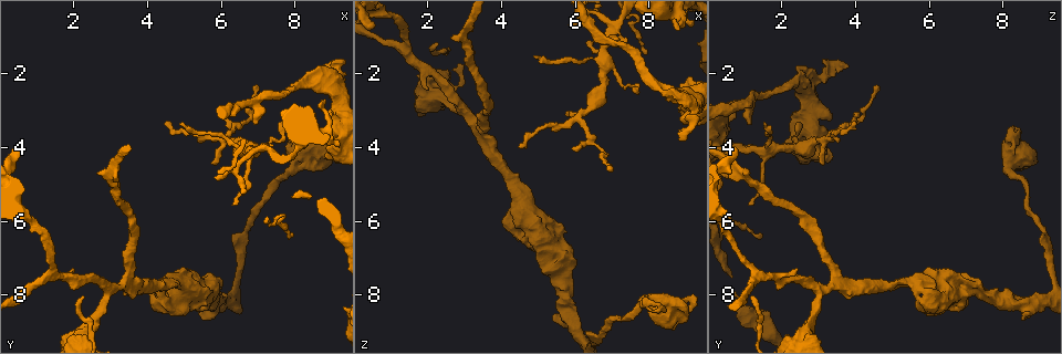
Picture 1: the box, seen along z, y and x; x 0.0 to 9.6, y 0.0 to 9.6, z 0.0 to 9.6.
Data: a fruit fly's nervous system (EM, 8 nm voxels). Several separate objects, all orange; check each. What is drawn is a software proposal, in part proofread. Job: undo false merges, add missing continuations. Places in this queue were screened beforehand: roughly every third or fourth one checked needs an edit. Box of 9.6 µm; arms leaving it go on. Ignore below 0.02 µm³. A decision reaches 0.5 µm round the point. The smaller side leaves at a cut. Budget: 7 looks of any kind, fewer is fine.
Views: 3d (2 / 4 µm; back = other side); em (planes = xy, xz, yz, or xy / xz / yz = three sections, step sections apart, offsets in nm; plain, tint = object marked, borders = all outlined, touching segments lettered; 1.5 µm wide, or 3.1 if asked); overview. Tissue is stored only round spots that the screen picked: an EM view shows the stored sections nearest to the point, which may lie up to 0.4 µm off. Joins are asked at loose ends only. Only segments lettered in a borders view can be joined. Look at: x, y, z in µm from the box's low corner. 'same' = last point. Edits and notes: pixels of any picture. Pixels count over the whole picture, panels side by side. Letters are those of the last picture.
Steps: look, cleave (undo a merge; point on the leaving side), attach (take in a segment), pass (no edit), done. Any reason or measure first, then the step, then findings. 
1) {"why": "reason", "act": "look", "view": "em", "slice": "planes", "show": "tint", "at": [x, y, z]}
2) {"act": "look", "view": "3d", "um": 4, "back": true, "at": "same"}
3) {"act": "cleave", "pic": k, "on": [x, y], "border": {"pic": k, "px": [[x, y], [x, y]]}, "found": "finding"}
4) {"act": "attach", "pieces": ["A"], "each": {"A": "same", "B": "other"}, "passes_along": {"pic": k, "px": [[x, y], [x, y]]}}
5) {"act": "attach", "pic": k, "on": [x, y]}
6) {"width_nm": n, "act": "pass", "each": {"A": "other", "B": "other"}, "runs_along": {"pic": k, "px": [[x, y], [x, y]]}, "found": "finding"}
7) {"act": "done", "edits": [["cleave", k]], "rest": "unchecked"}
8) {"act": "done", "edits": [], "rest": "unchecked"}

{"why": "branch stops here", "act": "look", "view": "3d", "um": 4, "at": [7.05, 2.30, 4.65]}

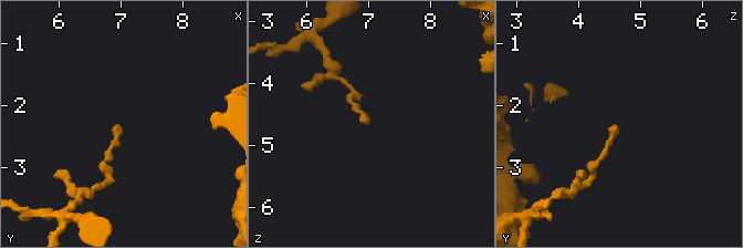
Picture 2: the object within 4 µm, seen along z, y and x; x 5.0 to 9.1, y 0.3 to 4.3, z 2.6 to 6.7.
{"why": "need the tissue", "act": "look", "view": "em", "slice": "planes", "show": "borders", "at": [7.00, 2.35, 4.65]}

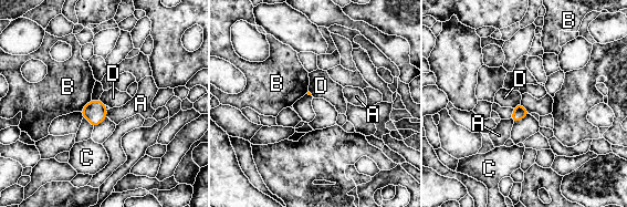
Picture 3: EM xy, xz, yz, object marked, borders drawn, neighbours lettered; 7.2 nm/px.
{"act": "pass", "each": {"A": "other", "B": "other", "C": "other", "D": "other"}, "border": {"pic": 3, "px": [[520, 102], [512, 107]]}, "found": "none of them fits"}

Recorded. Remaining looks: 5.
{"why": "free end", "act": "look", "view": "3d", "um": 4, "at": [5.85, 4.80, 0.70]}

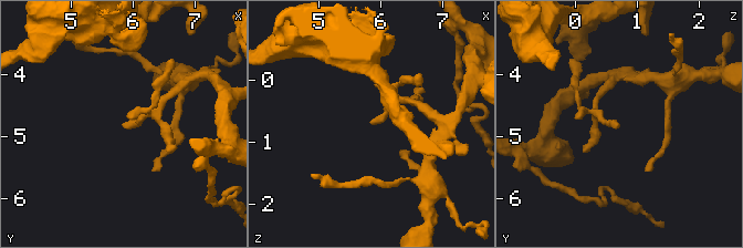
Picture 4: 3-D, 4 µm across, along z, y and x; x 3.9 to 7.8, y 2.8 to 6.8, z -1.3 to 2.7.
{"why": "shape alone is not enough", "act": "look", "view": "em", "slice": "xy", "step": 8, "show": "borders", "at": [5.85, 4.80, 0.60]}

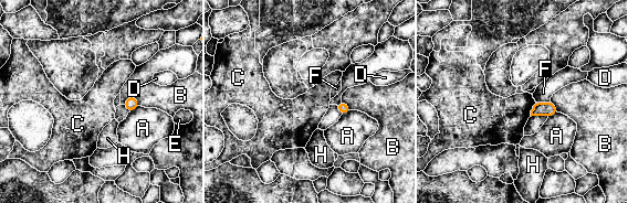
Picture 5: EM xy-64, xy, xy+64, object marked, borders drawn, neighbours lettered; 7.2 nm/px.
{"act": "look", "view": "em", "slice": "planes", "show": "borders", "at": "same"}

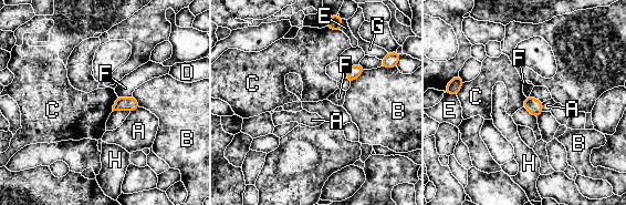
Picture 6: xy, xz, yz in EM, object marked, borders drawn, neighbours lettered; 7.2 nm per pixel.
{"width_nm": 100, "act": "pass", "each": {"A": "other", "B": "other", "C": "other", "D": "other", "E": "other", "F": "other", "G": "other", "H": "other"}, "border": {"pic": 6, "px": [[117, 96], [112, 111]]}, "found": "no lettered segment goes on from it"}

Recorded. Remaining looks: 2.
{"act": "done", "edits": [], "rest": "unchecked"}

